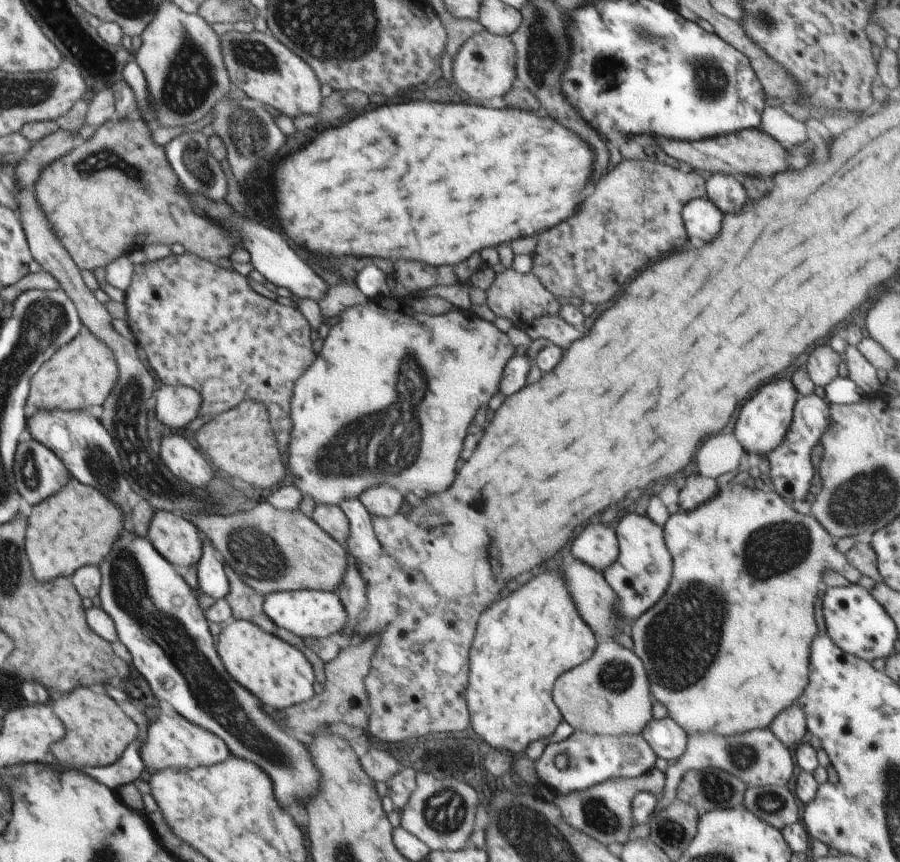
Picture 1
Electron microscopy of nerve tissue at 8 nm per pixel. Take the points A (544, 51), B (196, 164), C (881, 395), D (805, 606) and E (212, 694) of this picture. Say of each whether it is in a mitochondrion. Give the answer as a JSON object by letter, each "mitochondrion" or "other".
{"A":"mitochondrion","B":"mitochondrion","C":"other","D":"other","E":"mitochondrion"}

